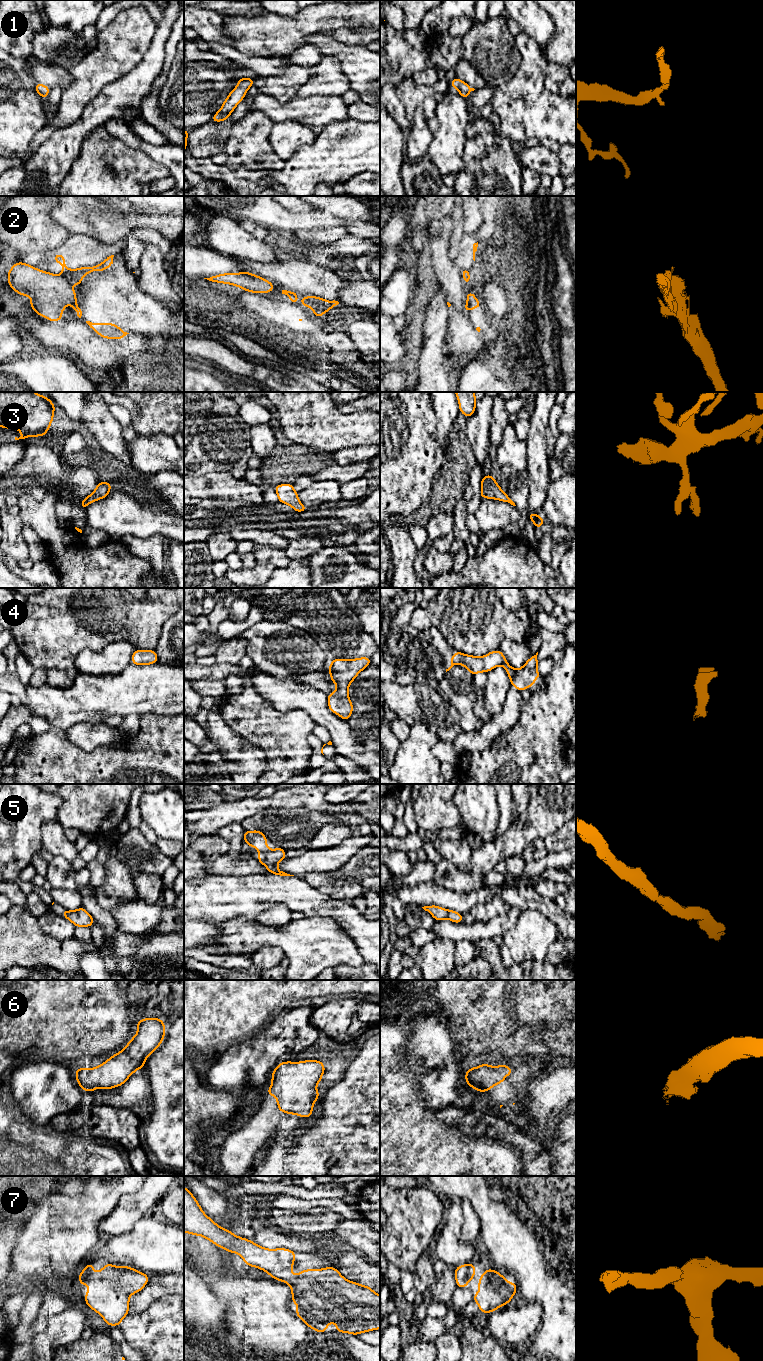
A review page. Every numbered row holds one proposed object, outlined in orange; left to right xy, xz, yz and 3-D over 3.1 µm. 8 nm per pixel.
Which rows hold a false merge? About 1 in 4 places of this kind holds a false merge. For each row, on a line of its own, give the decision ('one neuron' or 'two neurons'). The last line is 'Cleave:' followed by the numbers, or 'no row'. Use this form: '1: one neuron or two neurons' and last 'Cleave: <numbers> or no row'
1: one neuron
2: one neuron
3: one neuron
4: one neuron
5: one neuron
6: one neuron
7: one neuron
Cleave: no row

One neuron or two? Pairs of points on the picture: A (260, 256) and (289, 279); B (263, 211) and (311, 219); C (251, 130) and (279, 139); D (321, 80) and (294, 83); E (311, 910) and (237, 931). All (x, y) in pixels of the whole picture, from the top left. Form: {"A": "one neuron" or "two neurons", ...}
{"A": "two neurons", "B": "one neuron", "C": "two neurons", "D": "two neurons", "E": "two neurons"}

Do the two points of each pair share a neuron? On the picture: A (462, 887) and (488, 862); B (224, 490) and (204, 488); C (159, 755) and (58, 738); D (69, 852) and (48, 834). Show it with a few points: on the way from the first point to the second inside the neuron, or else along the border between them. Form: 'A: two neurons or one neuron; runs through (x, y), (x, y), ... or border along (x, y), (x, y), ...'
A: one neuron; runs through (468, 881), (482, 867)
B: one neuron; runs through (219, 488), (209, 488)
C: one neuron; runs through (133, 773), (91, 773), (82, 764)
D: one neuron; runs through (64, 848), (53, 839)

